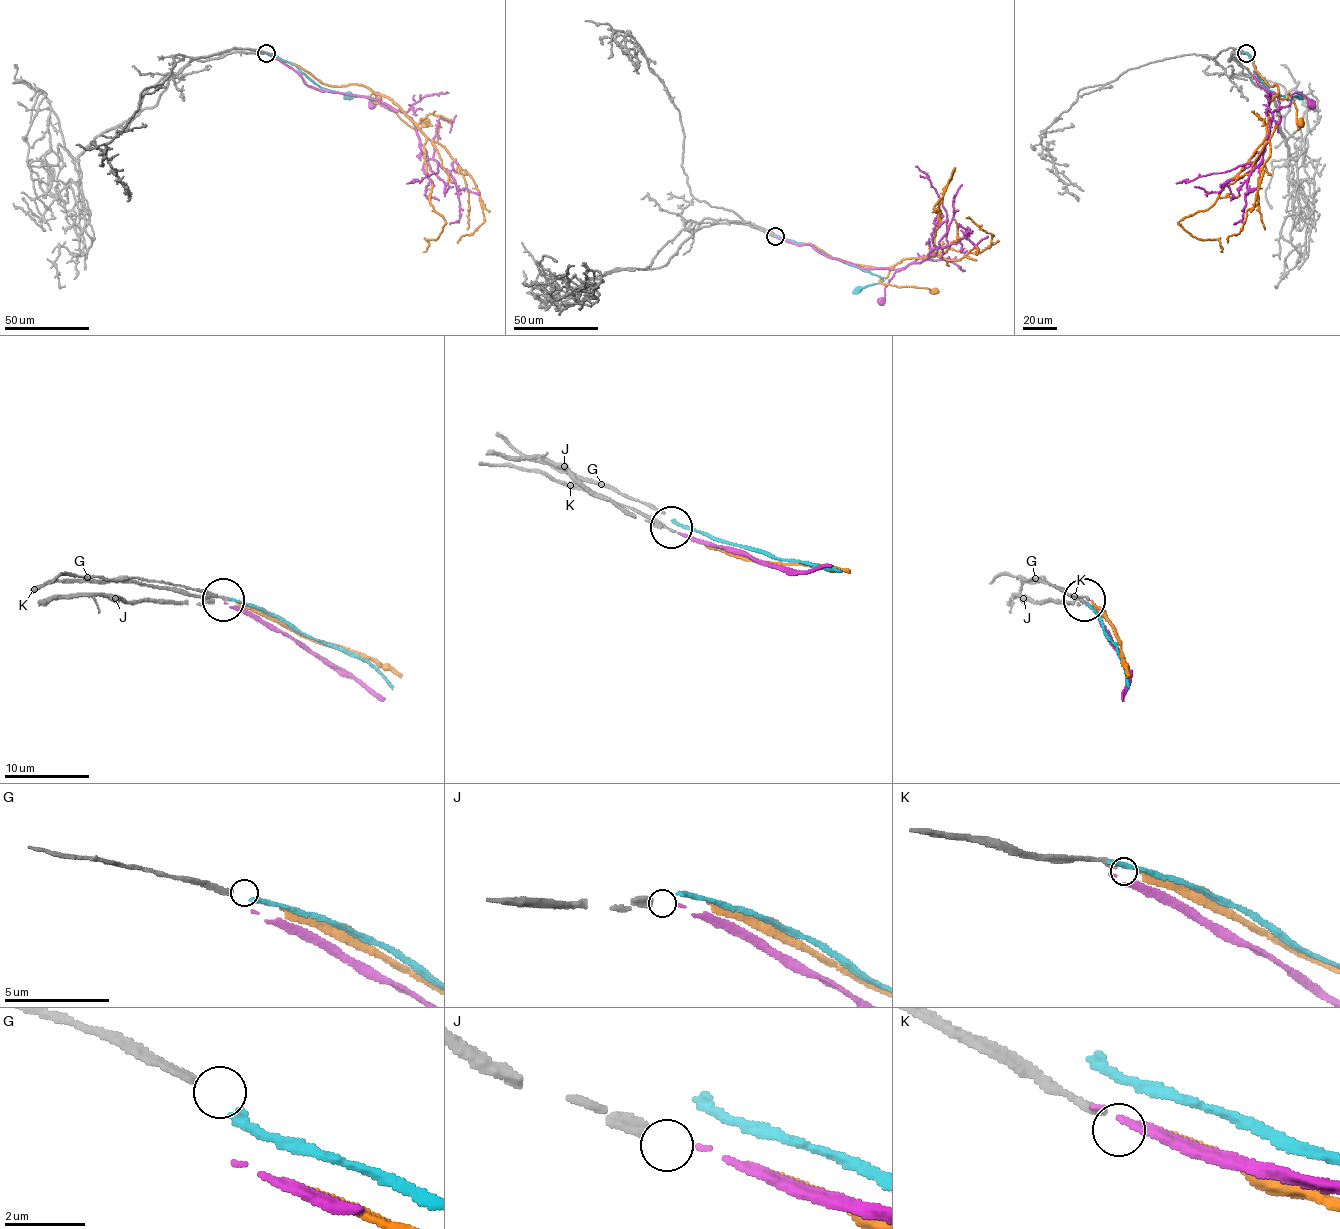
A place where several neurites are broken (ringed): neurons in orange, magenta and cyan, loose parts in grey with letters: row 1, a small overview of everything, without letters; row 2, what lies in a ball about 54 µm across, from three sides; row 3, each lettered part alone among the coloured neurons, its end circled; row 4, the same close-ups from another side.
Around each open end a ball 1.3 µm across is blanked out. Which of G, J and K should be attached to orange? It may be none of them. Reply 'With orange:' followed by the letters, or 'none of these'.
With orange: K

